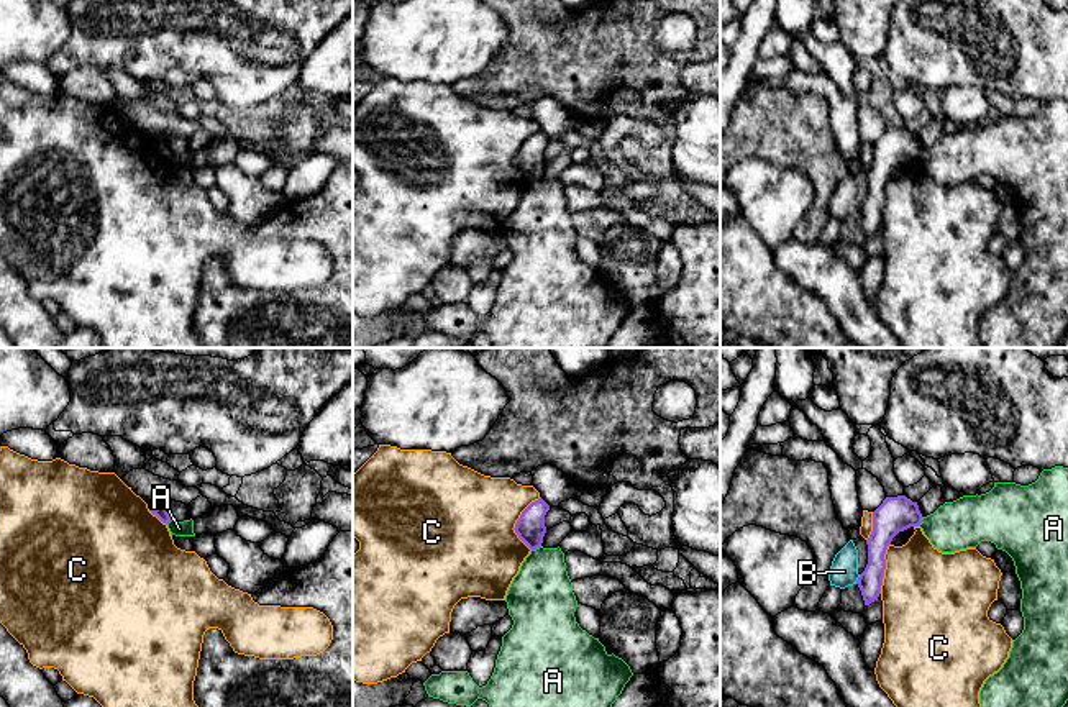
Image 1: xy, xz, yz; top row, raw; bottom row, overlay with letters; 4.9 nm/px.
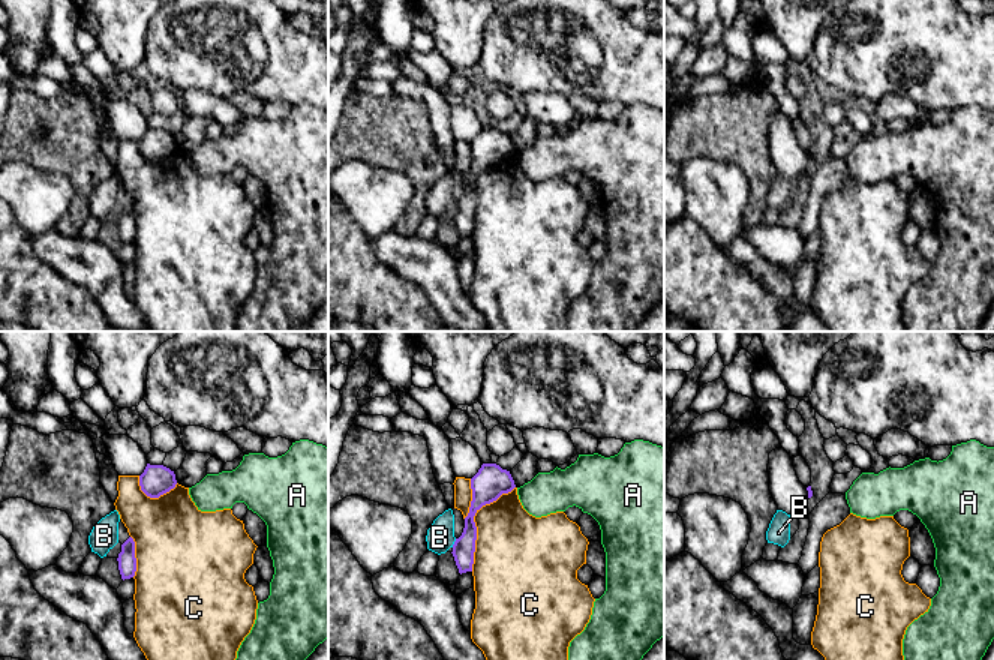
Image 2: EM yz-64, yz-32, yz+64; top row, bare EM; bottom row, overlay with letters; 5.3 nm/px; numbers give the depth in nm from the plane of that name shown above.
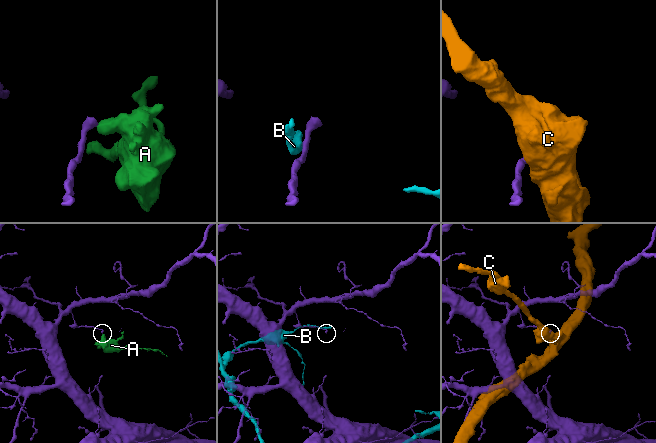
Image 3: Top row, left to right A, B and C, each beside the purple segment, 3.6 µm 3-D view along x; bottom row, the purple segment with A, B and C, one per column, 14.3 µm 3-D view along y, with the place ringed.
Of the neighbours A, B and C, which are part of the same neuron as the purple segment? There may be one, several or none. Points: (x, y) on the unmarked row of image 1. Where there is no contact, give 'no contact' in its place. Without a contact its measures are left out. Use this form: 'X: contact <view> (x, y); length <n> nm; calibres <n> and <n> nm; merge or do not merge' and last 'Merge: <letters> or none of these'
A: contact xz (535, 181); length 50 nm; calibres 140 and 320 nm; do not merge
B: contact yz (858, 212); length 50 nm; calibres 120 and 140 nm; do not merge
C: contact xz (517, 155); length 260 nm; calibres 140 and 480 nm; do not merge
Merge: none of these

